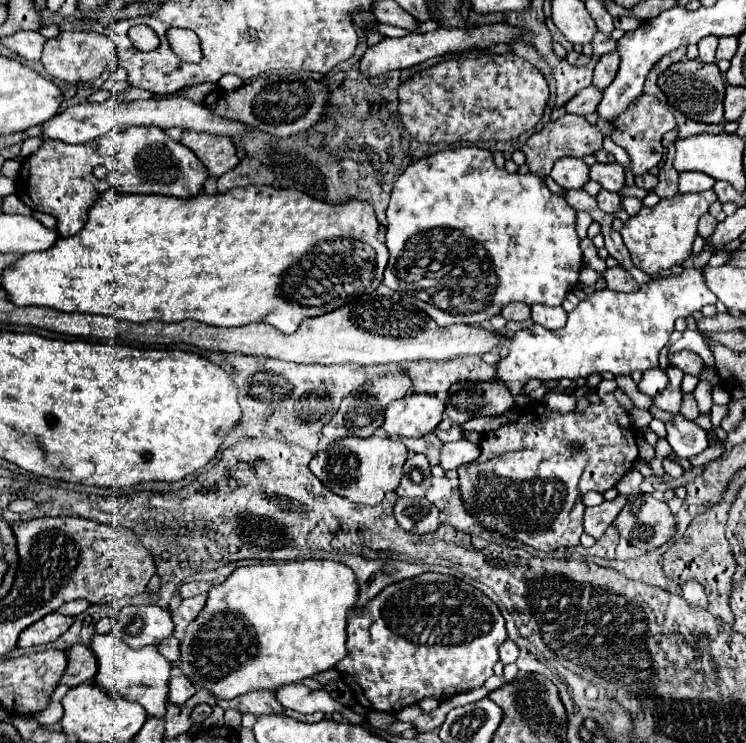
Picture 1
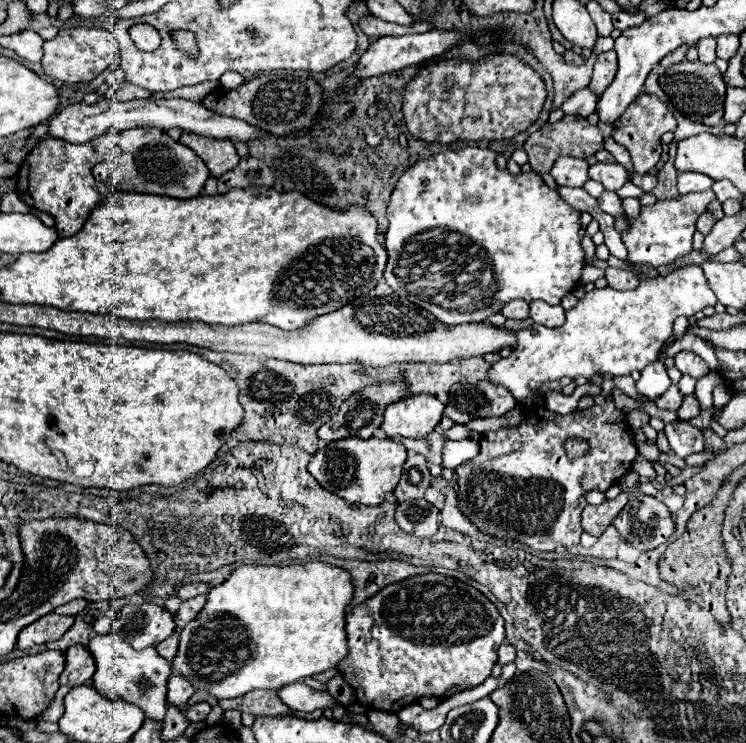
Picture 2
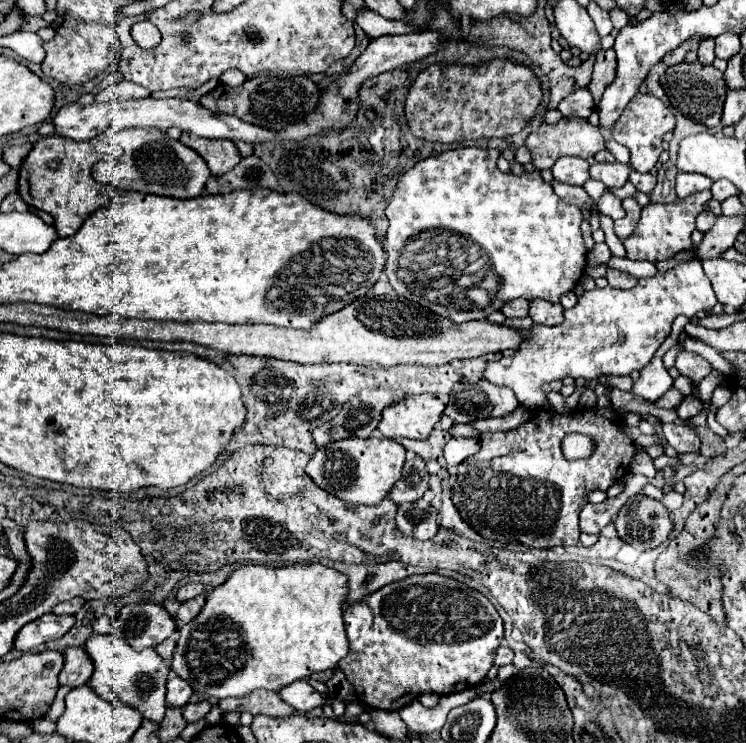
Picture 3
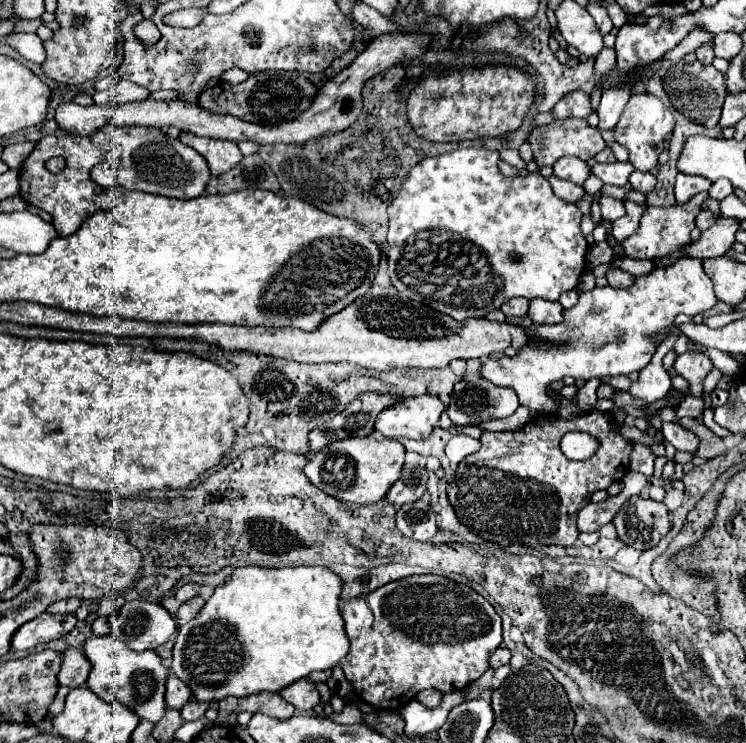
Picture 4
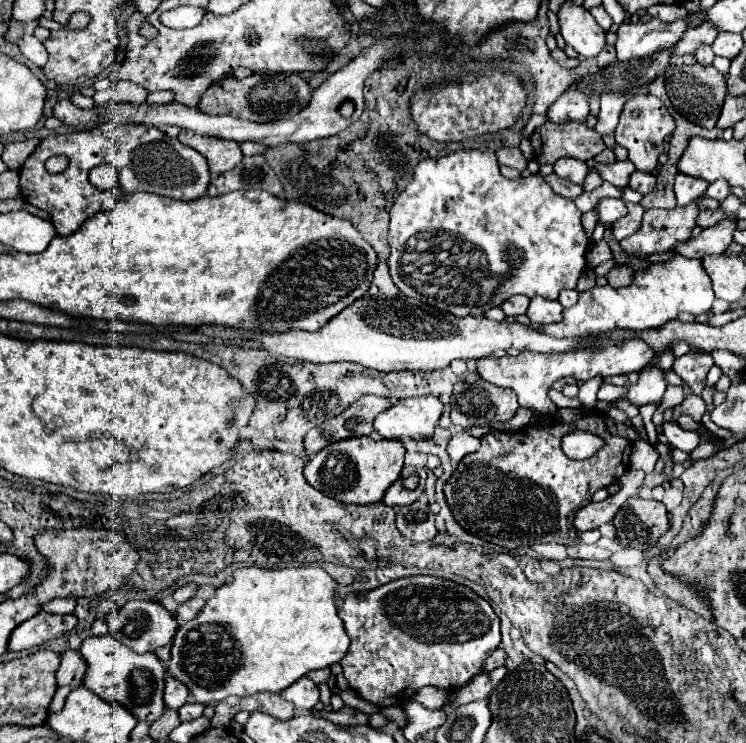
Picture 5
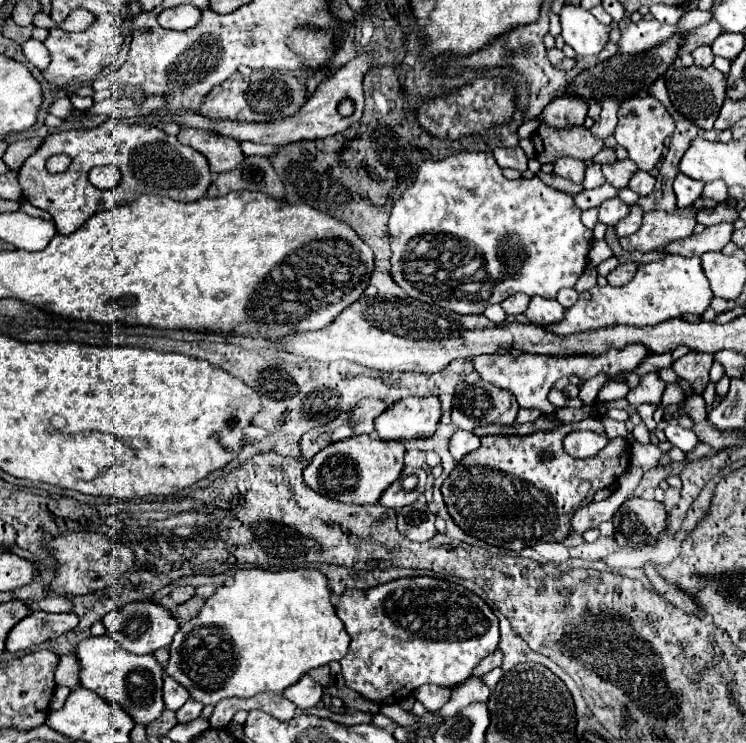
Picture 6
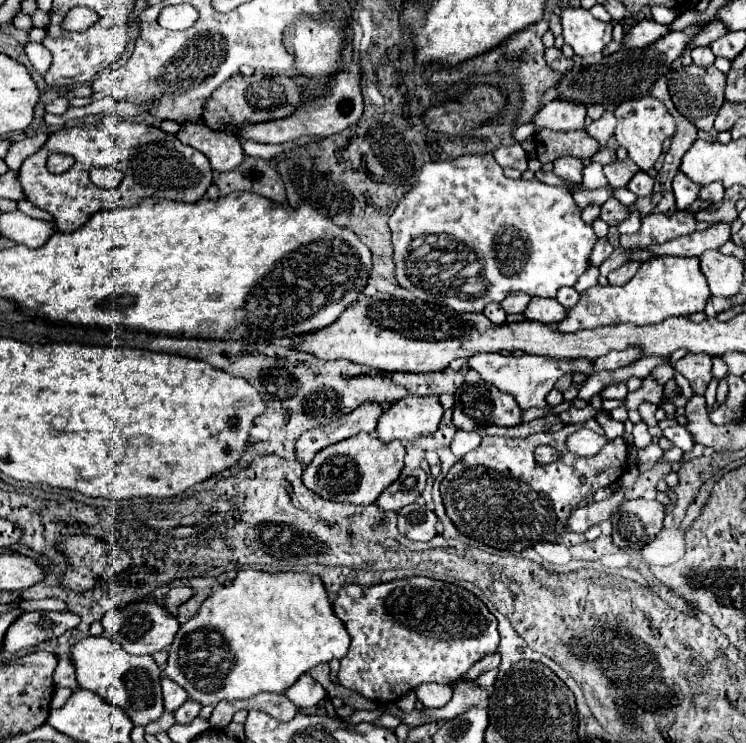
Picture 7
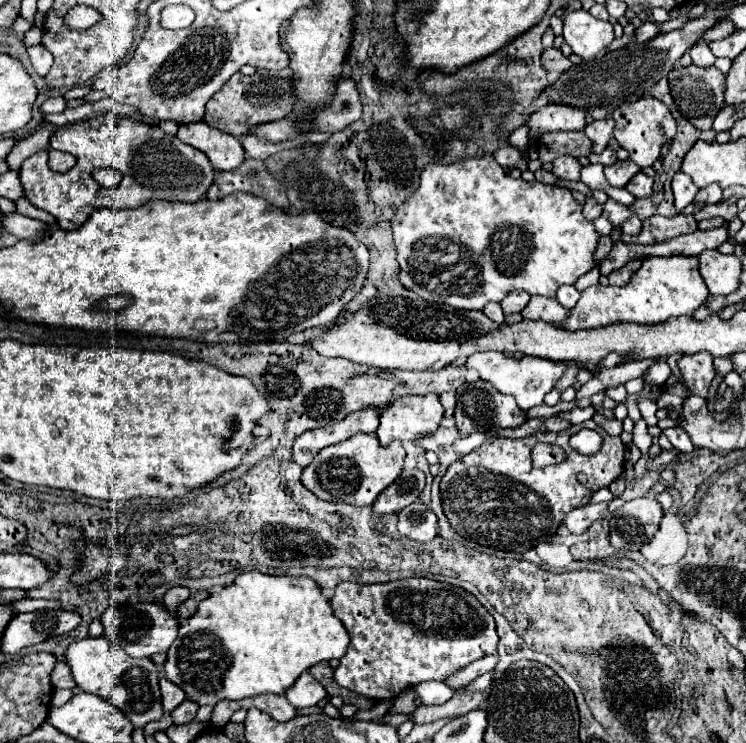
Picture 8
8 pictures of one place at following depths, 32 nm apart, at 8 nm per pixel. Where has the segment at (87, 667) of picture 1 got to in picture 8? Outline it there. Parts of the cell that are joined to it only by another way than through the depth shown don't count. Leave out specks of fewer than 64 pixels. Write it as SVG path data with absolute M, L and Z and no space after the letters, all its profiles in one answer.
M60 660L52 672L52 686L54 688L70 688L70 690L76 690L76 682L74 682L74 676L70 672L70 666L64 664L66 660Z

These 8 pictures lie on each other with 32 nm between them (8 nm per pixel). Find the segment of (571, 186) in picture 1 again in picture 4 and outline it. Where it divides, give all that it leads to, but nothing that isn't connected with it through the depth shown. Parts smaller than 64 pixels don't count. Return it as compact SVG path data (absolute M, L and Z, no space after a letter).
M560 158L554 164L554 176L574 184L584 184L584 180L590 176L590 166L580 158Z

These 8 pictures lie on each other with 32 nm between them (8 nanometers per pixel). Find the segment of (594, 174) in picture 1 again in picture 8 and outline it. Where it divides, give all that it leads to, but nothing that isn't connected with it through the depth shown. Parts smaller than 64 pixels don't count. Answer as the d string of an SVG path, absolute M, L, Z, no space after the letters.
M630 158L624 160L624 162L616 162L616 164L604 168L606 180L608 180L610 186L614 186L614 188L624 188L624 186L630 182L630 178L632 178L634 174L638 174L638 172L640 172L640 168L638 168Z

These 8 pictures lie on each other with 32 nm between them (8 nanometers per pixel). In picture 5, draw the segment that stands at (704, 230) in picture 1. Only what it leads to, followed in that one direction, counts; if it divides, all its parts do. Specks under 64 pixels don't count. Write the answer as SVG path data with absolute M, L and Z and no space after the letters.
M720 208L716 210L716 212L712 212L712 210L702 210L700 214L698 214L698 220L696 220L696 224L700 226L700 228L708 228L708 226L714 226L718 220L722 220L722 218L728 218Z

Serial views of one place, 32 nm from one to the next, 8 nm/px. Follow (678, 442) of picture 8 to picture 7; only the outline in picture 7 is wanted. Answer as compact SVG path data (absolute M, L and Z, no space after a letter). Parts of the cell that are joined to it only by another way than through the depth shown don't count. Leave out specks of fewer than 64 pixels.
M674 424L674 426L668 426L666 430L664 430L664 436L674 444L674 446L678 446L682 452L690 452L692 448L694 448L694 438L692 438L692 434L684 428L684 426L678 426L678 424Z

